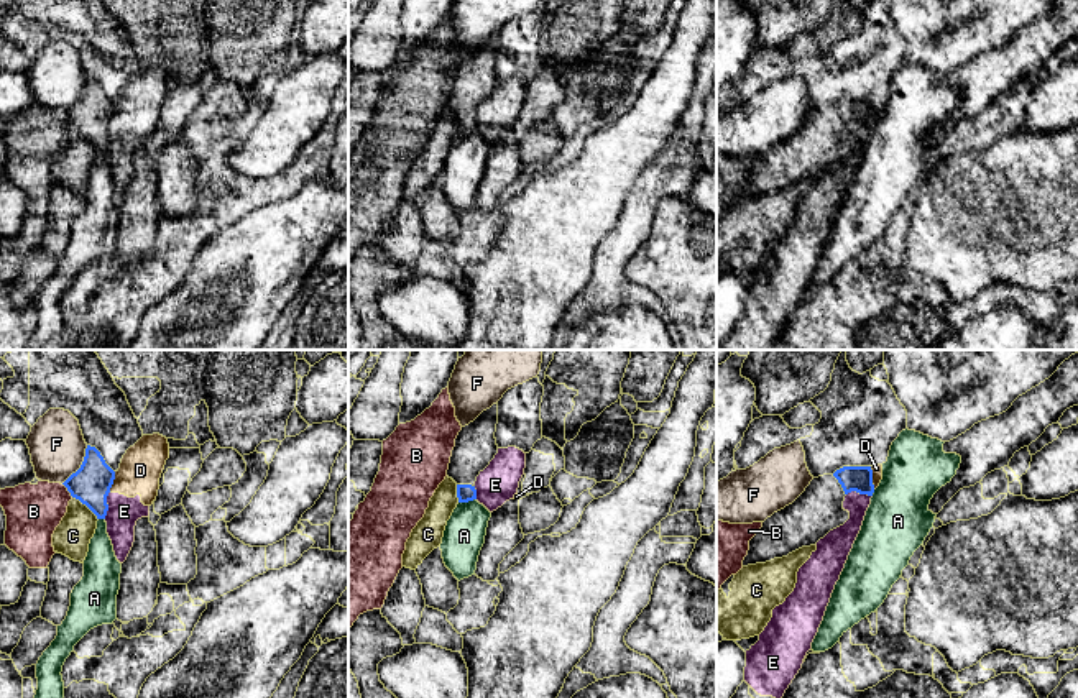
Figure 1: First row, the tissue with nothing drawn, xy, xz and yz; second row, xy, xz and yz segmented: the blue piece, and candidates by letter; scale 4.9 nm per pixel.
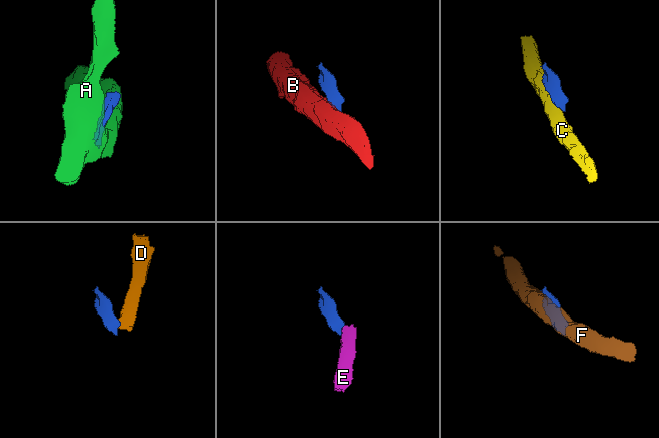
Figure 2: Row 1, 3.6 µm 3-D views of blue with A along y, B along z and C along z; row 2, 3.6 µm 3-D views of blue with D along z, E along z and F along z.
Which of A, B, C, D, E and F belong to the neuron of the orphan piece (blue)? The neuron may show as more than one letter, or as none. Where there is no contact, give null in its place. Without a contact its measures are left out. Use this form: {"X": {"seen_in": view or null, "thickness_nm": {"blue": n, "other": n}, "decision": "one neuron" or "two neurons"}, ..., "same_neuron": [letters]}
{"A": {"seen_in": "xz", "thickness_nm": {"blue": 90, "other": 200}, "decision": "two neurons"}, "B": {"seen_in": "xy", "thickness_nm": {"blue": 190, "other": 280}, "decision": "two neurons"}, "C": {"seen_in": "xy", "thickness_nm": {"blue": 190, "other": 180}, "decision": "two neurons"}, "D": {"seen_in": "yz", "thickness_nm": {"blue": 130, "other": 50}, "decision": "two neurons"}, "E": {"seen_in": "xy", "thickness_nm": {"blue": 190, "other": 150}, "decision": "two neurons"}, "F": {"seen_in": "xy", "thickness_nm": {"blue": 190, "other": 280}, "decision": "two neurons"}, "same_neuron": []}

